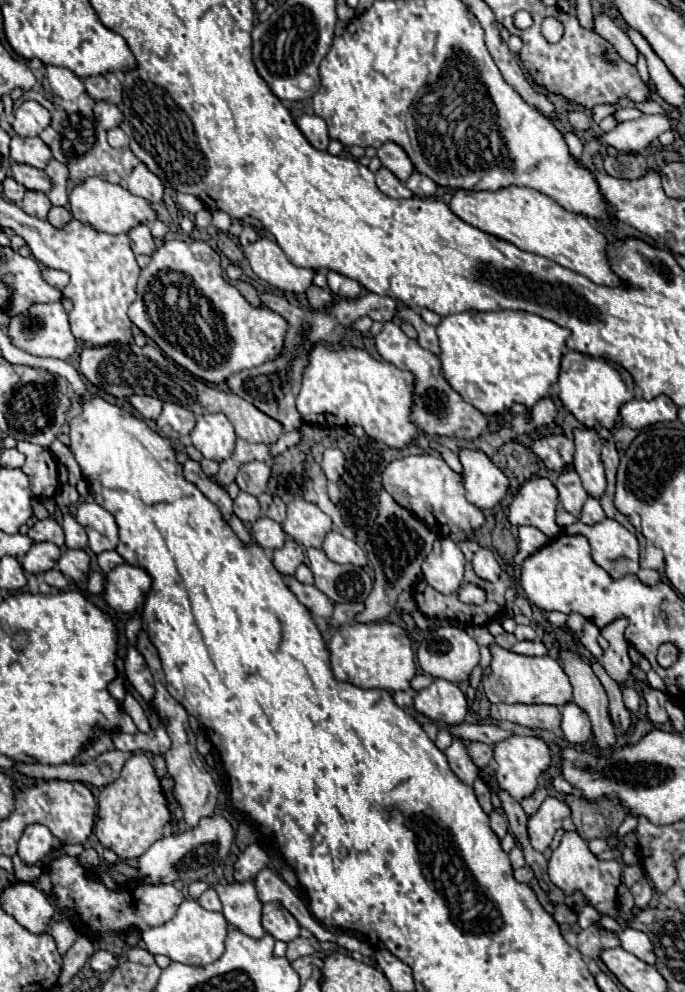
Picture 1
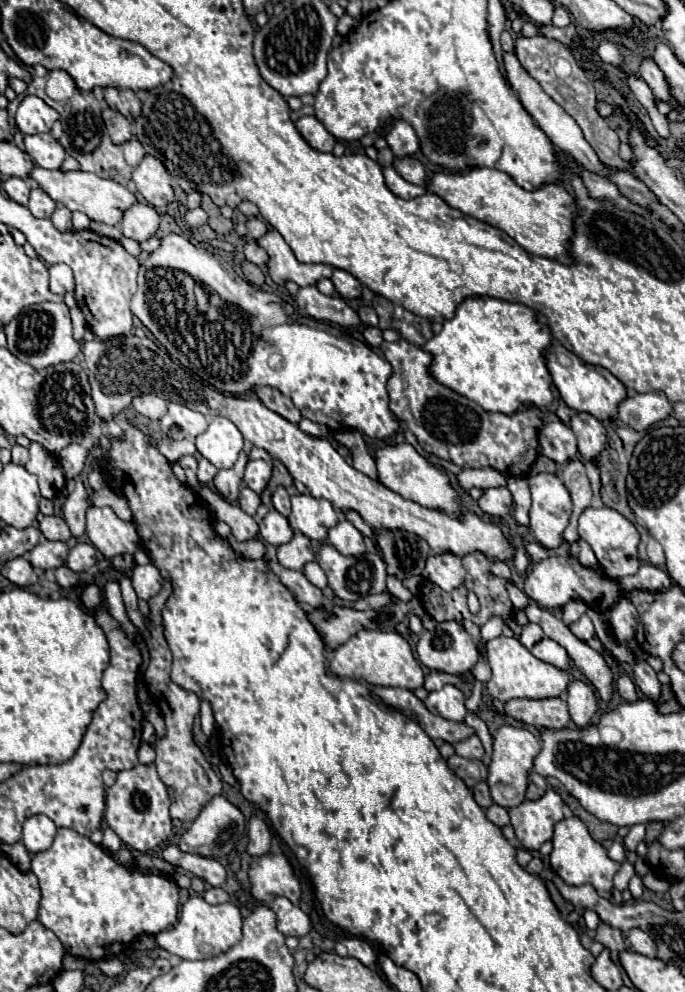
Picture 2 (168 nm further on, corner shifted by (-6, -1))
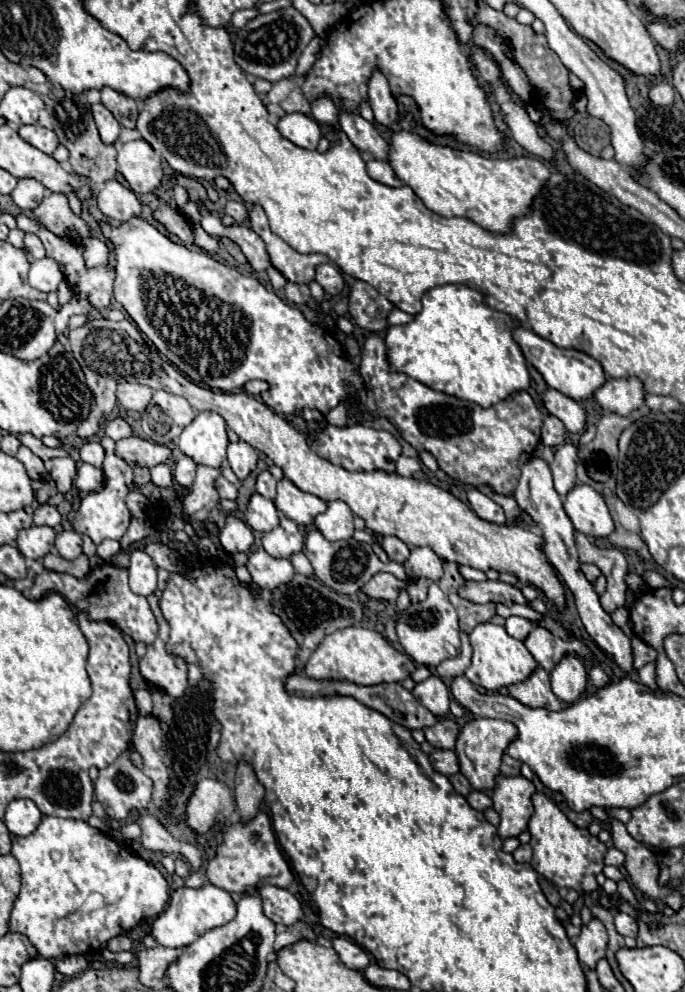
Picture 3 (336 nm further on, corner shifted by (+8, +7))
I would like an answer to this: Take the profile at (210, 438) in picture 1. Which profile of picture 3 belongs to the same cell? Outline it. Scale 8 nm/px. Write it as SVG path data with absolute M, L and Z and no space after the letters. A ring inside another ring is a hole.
M200 412L192 424L184 428L178 442L180 450L190 456L196 464L220 468L226 460L228 434L226 422L216 412Z

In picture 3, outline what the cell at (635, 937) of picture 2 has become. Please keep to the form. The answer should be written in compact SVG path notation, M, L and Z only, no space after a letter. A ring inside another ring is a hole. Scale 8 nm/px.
M616 912L616 916L614 916L614 924L616 924L618 934L622 934L622 936L630 936L630 938L636 938L636 934L638 934L638 926L636 926L636 920L634 920L630 914Z

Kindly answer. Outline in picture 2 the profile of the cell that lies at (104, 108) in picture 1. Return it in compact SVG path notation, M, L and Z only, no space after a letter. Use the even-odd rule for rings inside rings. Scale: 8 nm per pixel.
M104 110L104 124L108 128L110 138L114 140L114 144L124 144L132 138L132 124L118 112L118 110Z

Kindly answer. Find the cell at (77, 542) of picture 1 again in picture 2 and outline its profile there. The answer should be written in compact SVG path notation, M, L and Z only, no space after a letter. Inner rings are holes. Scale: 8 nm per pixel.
M76 480L74 490L68 494L62 512L64 512L64 520L72 532L72 536L82 536L86 532L86 510L90 506L90 496L86 486L82 484L82 480Z

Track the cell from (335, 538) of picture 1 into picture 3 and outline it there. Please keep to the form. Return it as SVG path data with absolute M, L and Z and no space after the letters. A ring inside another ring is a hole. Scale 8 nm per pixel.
M334 500L328 502L328 510L314 518L316 528L322 532L322 536L330 542L334 540L350 540L354 534L352 524L352 510L342 502Z

